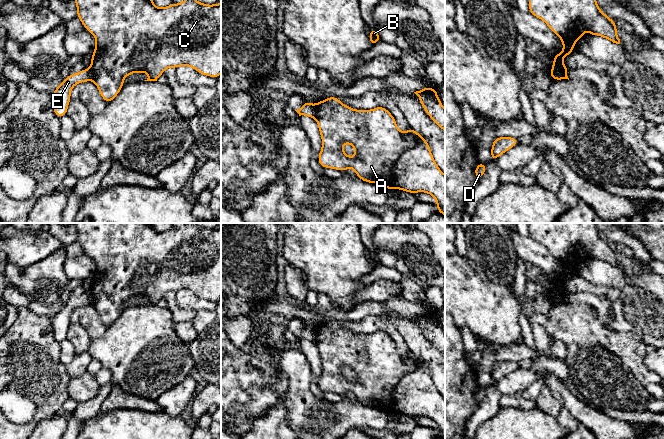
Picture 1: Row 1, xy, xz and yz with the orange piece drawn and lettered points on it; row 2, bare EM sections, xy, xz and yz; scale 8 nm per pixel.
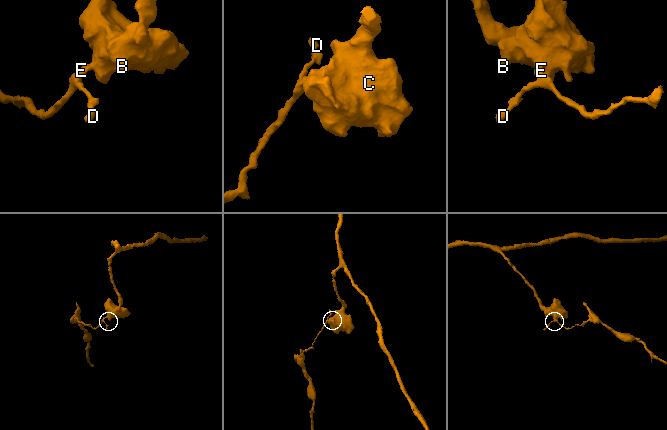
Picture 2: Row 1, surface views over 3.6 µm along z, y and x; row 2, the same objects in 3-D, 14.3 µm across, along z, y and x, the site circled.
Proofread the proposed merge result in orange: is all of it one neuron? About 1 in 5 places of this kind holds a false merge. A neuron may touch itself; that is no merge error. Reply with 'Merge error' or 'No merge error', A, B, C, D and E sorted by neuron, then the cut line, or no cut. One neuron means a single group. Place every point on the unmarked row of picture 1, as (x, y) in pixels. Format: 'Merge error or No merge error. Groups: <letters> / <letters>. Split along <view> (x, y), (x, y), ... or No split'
Merge error. Groups: A B C / D E. Split along xz (316, 329), (316, 339), (314, 341)

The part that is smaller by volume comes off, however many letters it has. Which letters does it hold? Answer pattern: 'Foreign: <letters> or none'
Foreign: D, E

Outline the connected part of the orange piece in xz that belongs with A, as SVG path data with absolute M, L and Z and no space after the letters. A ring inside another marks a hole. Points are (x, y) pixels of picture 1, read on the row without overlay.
M331 320L316 327L315 343L322 363L322 373L318 378L321 391L342 396L353 392L362 405L378 407L387 414L428 417L436 423L437 435L445 439L445 399L437 390L428 366L411 351L407 356L401 356L386 332L356 334ZM344 367L353 370L355 381L347 380L342 374Z

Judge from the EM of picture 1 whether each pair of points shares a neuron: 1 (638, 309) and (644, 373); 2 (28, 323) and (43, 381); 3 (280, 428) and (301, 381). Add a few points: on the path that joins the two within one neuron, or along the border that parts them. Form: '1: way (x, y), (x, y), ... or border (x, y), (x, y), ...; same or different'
1: border (619, 331), (632, 332), (646, 345); different
2: way (30, 337), (30, 364), (32, 367); same
3: border (287, 388), (285, 408), (288, 423), (292, 428); different

